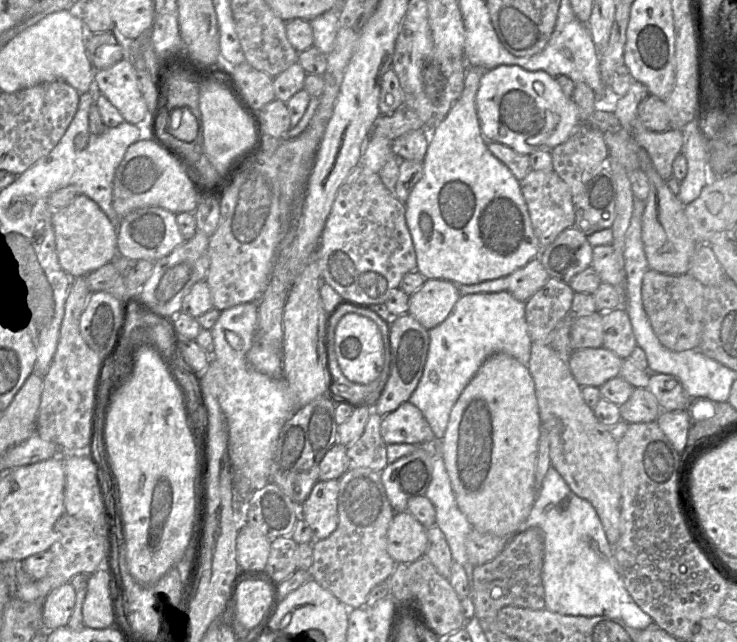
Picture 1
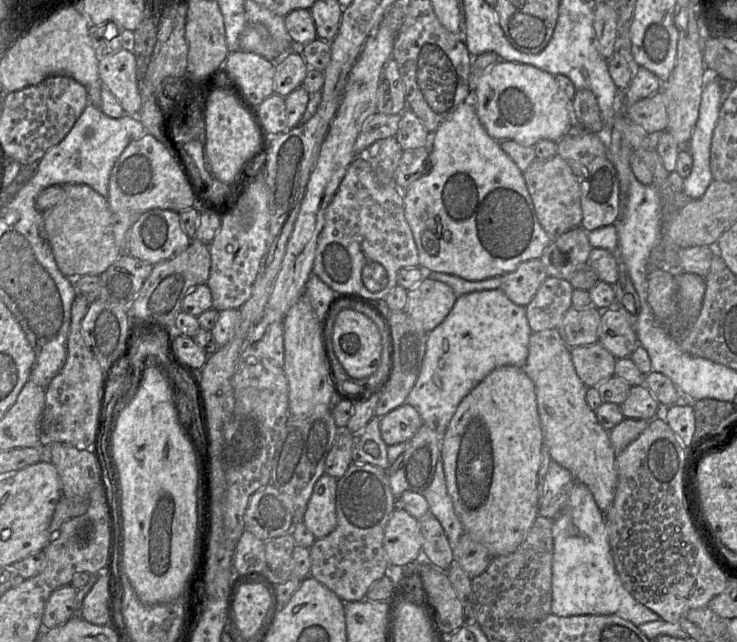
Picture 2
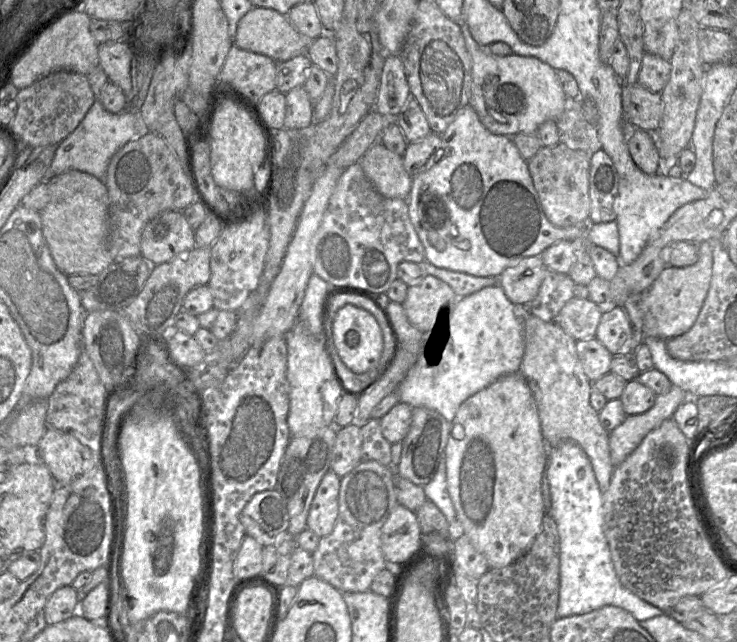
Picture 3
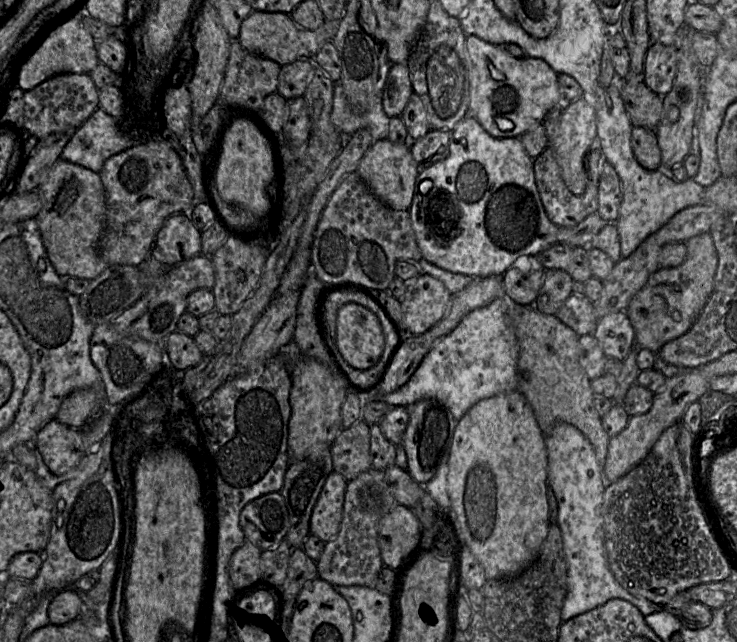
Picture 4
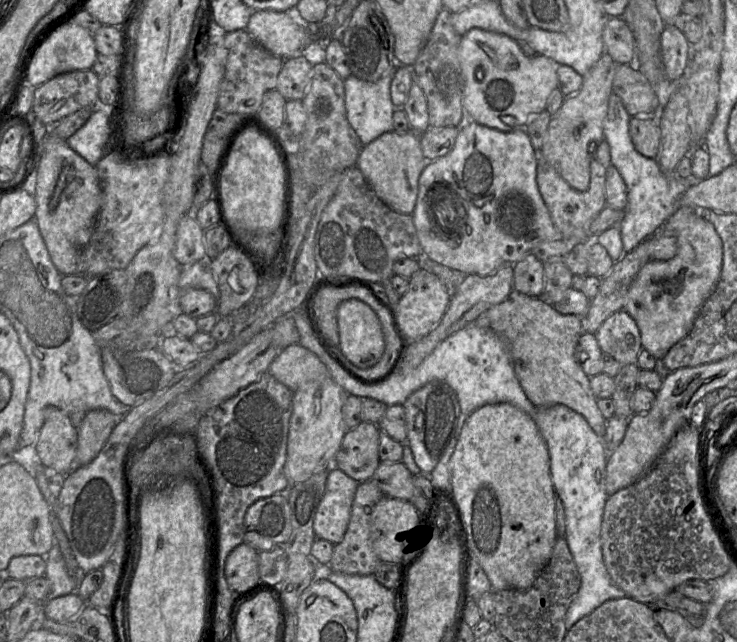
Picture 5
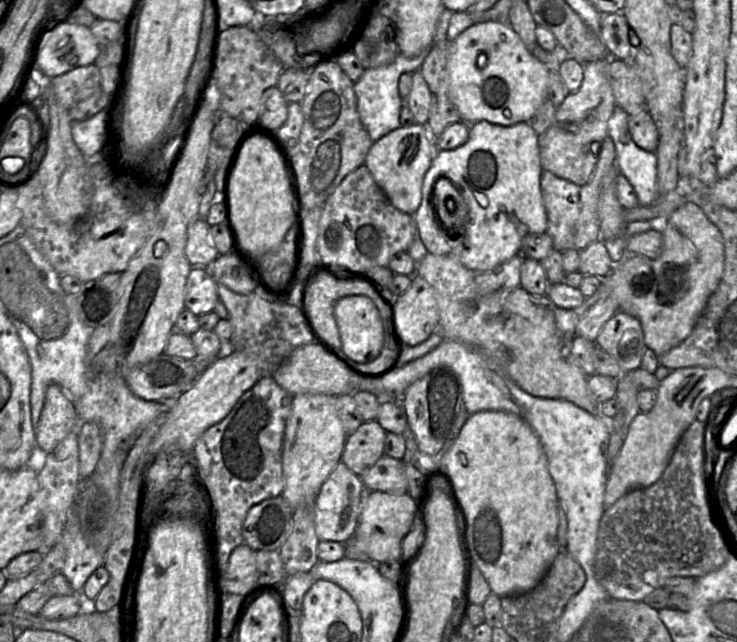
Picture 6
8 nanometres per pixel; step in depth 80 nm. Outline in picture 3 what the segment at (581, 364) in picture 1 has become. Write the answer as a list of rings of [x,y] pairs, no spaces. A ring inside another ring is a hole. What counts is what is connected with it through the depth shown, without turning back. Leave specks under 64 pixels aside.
[[[595,337],[577,341],[576,350],[584,372],[591,382],[610,373],[613,356]]]

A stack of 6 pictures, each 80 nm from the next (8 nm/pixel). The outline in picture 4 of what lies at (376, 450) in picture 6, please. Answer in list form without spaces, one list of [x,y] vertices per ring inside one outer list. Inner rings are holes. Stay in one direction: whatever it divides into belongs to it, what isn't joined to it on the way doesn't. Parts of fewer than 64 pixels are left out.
[[[360,419],[349,428],[343,428],[331,446],[333,470],[347,481],[372,467],[370,426]]]

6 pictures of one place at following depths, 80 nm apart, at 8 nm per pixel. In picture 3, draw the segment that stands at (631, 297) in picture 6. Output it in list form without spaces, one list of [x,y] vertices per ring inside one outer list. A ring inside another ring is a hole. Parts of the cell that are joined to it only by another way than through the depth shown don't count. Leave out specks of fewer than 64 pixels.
[[[712,243],[698,244],[698,261],[691,266],[677,268],[667,265],[652,286],[642,295],[643,335],[669,340],[688,332],[696,322],[712,277]]]

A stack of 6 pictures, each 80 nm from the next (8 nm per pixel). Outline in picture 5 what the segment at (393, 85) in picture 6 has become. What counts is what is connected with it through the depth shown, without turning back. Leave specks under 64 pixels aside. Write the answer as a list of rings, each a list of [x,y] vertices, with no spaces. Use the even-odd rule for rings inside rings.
[[[394,71],[382,76],[376,82],[359,80],[352,75],[344,80],[346,117],[362,146],[392,131],[393,114],[396,110],[390,97],[393,73]]]

